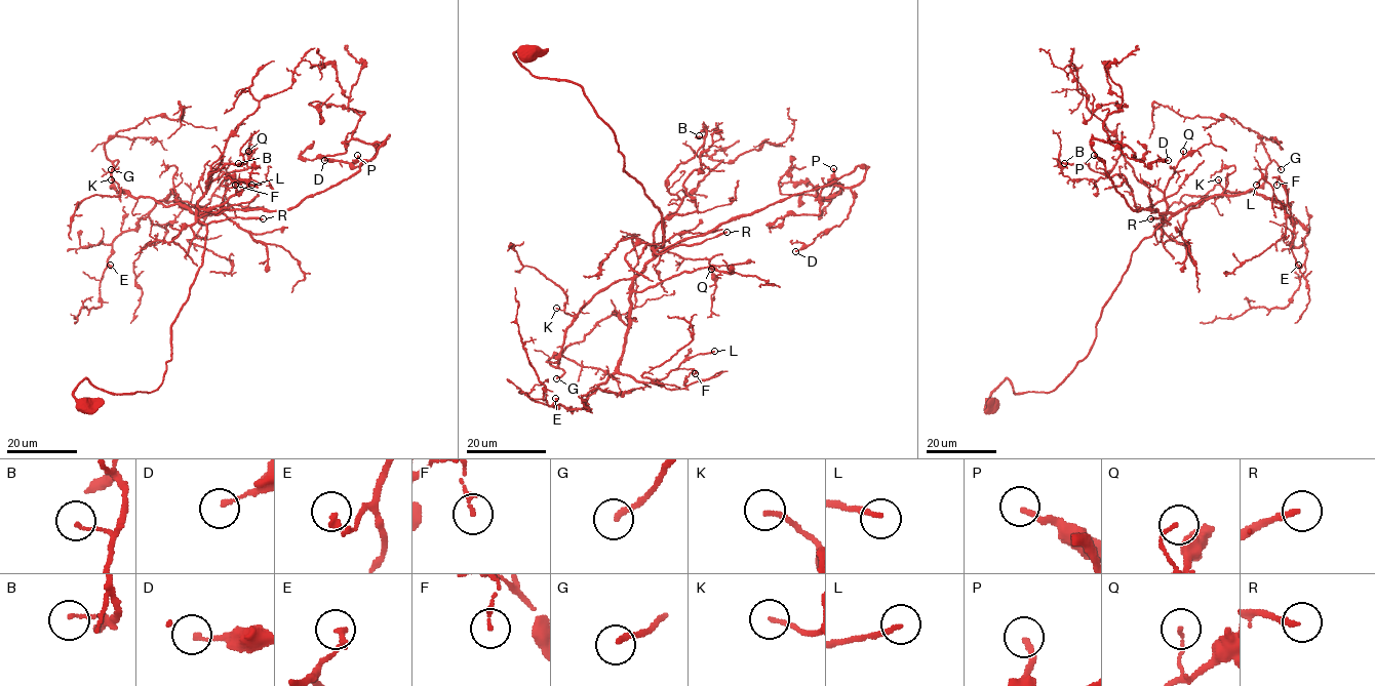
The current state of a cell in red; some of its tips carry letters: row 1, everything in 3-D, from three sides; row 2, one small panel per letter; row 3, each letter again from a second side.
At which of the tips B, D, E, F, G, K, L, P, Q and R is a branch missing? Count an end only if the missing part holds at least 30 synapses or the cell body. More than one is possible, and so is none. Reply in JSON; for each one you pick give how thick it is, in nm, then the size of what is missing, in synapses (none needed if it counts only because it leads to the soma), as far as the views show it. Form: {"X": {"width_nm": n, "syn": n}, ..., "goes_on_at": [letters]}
{"K": {"width_nm": 160, "syn": 35}, "P": {"width_nm": 200, "syn": 60}, "R": {"width_nm": 200, "syn": 35}, "goes_on_at": ["K", "P", "R"]}

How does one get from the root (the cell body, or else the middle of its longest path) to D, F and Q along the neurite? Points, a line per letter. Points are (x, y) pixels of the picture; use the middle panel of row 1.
D: (526, 56), (537, 77), (577, 83), (614, 131), (661, 214), (656, 254), (865, 165), (848, 216), (795, 251)
F: (526, 56), (537, 77), (582, 88), (661, 214), (619, 370), (668, 390), (695, 373)
Q: (526, 56), (514, 53), (537, 77), (577, 83), (614, 131), (624, 171), (661, 214), (653, 249), (711, 269)

